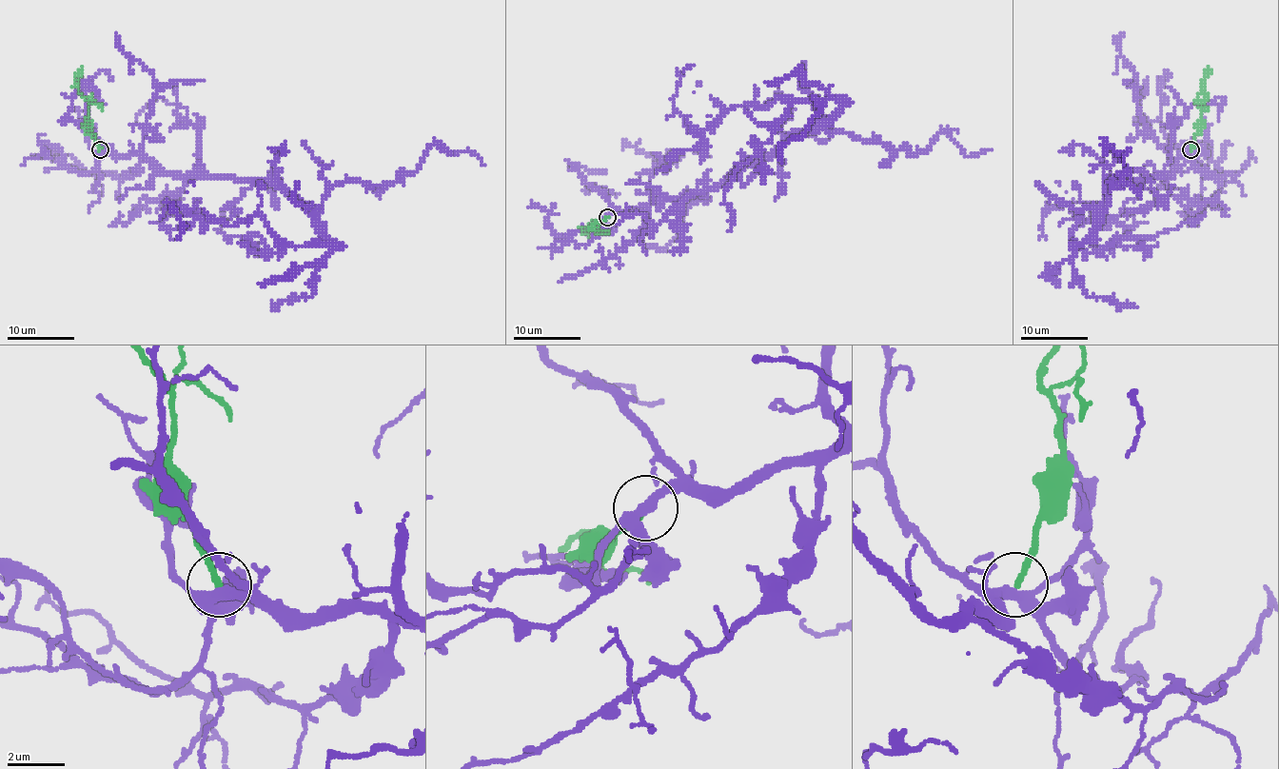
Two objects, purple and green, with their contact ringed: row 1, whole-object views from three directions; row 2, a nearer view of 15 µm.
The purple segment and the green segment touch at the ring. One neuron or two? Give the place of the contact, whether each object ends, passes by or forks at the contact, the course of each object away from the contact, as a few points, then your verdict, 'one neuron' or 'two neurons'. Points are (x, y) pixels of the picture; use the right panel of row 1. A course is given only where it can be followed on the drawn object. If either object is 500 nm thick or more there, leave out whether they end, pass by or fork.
(1190, 149) | purple forks | green ends | purple via (1190, 150), (1109, 191), (1075, 245), (1097, 205), (1045, 213), (1038, 238) | green via (1190, 148), (1202, 120), (1202, 109), (1197, 100), (1204, 74), (1209, 68) | two neurons

